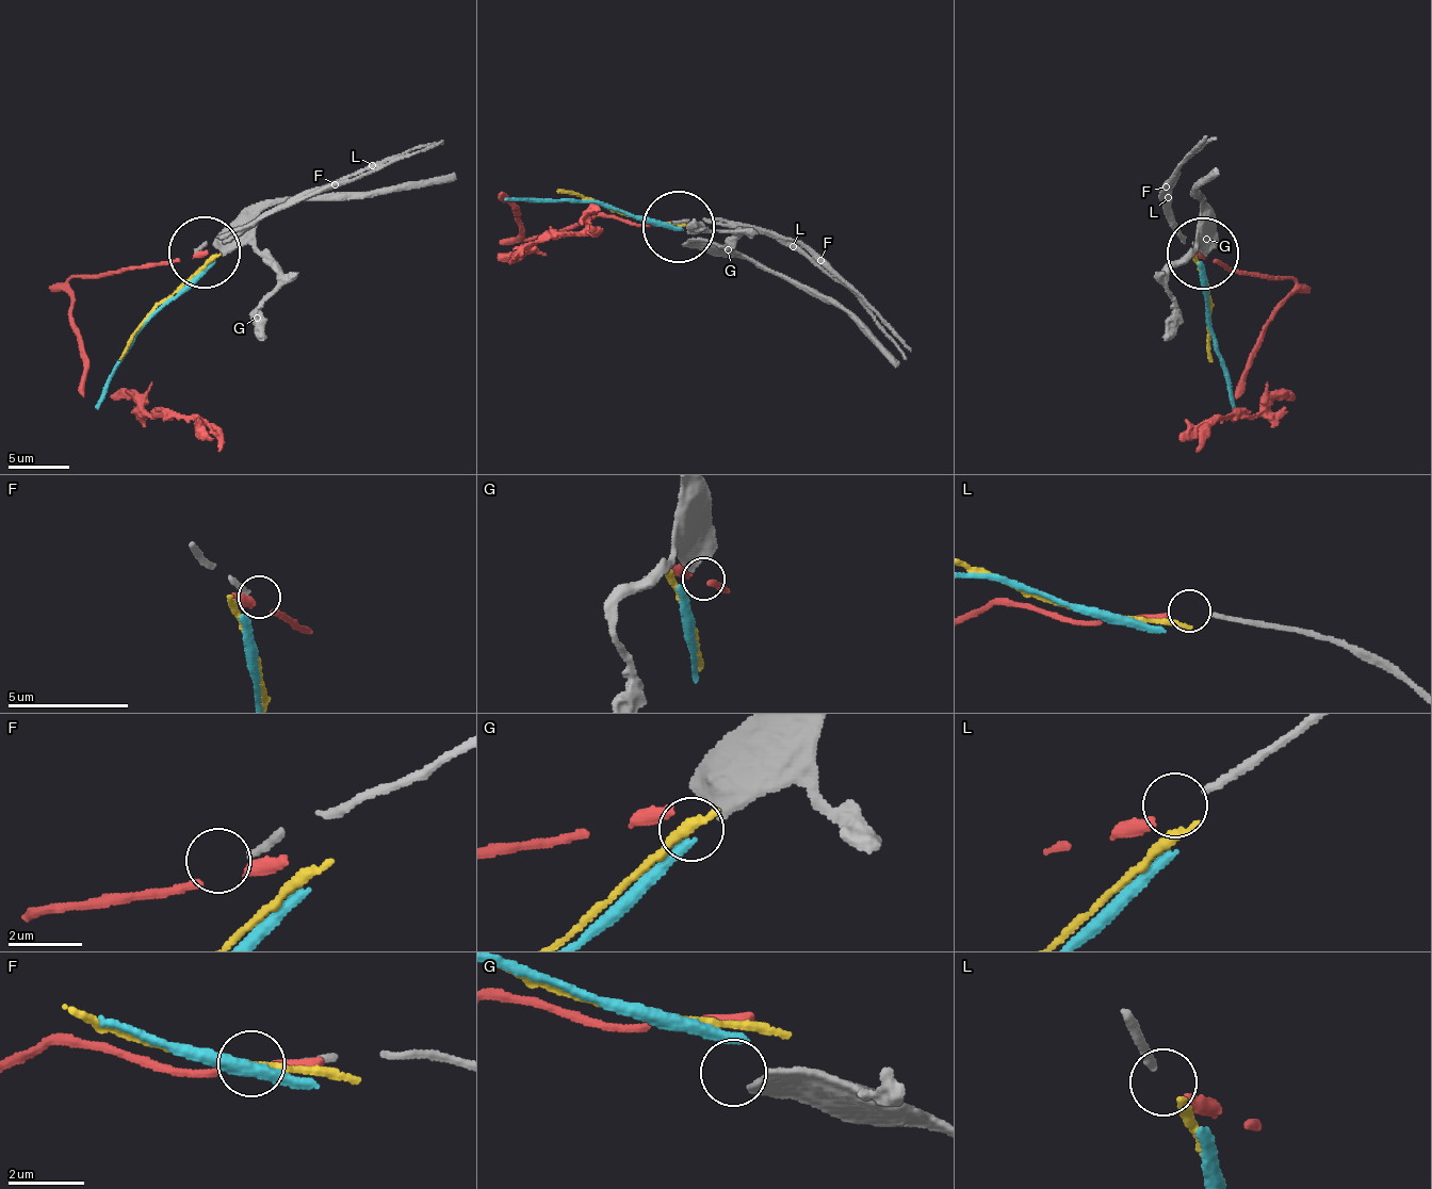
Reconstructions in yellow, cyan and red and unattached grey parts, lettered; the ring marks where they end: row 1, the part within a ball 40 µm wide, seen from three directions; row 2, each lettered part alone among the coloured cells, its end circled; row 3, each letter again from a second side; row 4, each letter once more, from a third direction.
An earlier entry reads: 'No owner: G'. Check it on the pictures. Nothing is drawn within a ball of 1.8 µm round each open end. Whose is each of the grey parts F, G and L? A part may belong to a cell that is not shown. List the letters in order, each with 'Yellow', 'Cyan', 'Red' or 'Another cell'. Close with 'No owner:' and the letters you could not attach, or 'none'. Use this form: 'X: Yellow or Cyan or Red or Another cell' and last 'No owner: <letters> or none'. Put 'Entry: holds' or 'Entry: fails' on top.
Entry: fails
F: Another cell
G: Another cell
L: Red
No owner: F, G

